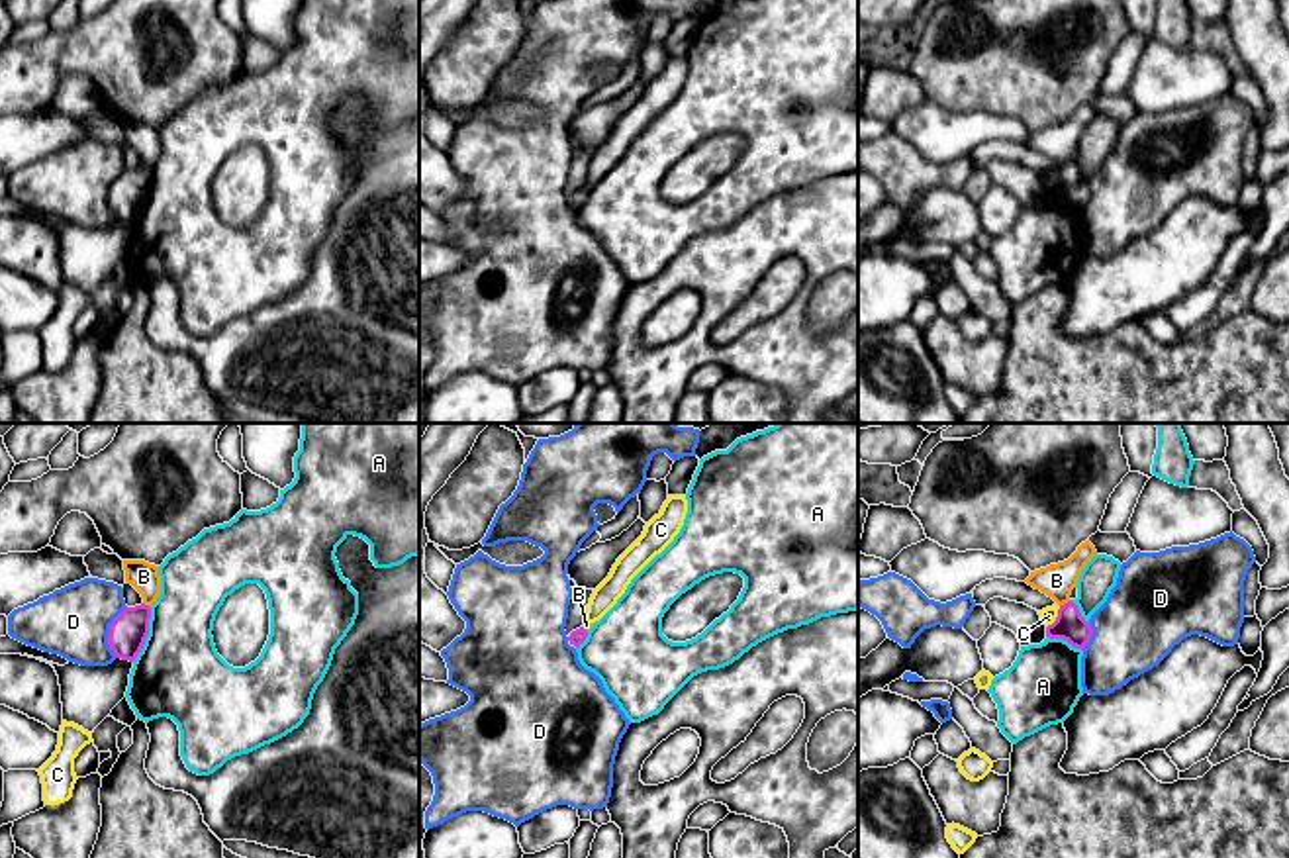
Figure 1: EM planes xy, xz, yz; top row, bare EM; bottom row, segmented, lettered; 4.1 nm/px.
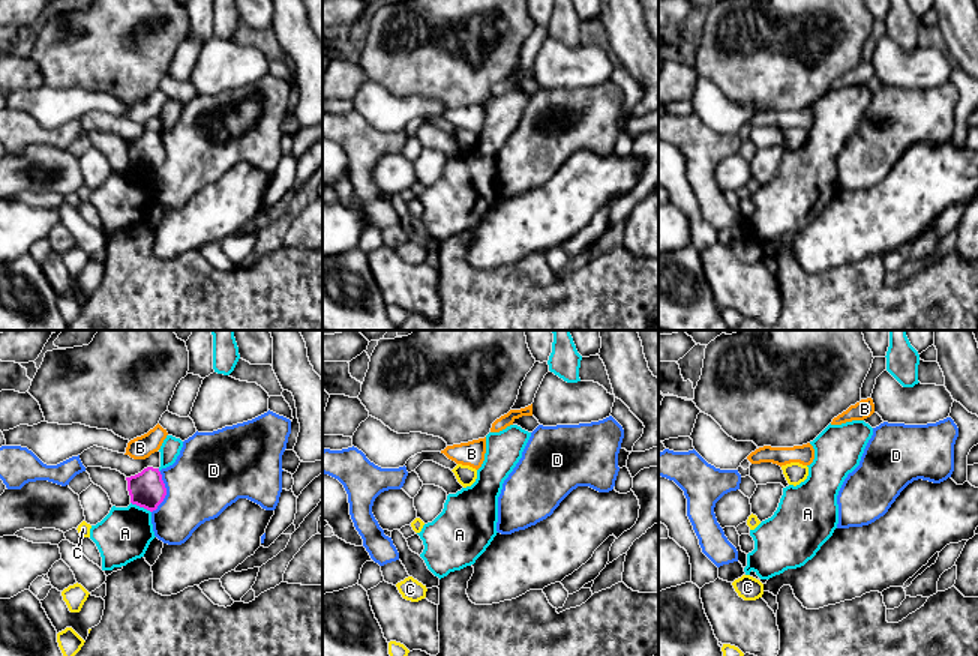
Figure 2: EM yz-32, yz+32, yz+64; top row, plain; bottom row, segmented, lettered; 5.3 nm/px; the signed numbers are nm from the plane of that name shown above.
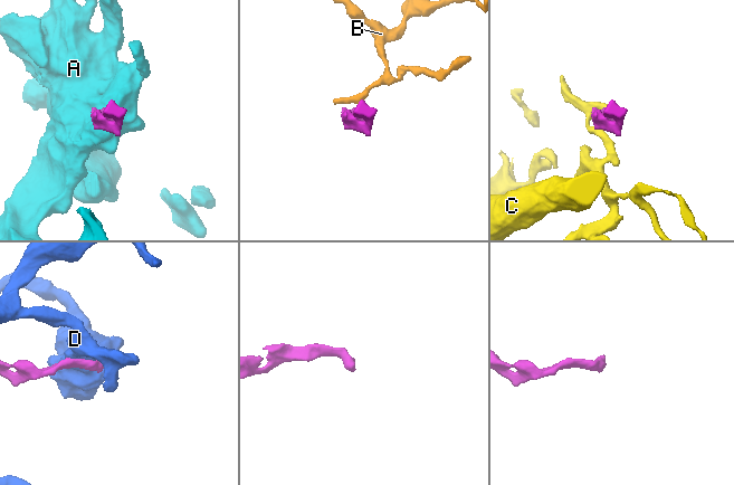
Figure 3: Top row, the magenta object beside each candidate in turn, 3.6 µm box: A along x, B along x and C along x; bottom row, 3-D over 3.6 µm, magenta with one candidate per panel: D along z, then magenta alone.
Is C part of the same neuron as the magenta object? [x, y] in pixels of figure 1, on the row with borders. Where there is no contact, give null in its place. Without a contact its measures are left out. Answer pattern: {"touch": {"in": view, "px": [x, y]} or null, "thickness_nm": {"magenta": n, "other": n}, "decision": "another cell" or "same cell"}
{"touch": {"in": "yz", "px": [1056, 618]}, "thickness_nm": {"magenta": 120, "other": 70}, "decision": "another cell"}

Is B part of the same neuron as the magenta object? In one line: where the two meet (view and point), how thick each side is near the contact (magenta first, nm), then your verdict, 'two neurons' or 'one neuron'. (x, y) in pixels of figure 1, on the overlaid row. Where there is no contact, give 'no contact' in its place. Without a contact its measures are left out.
yz (1064, 604) | 120/140 nm | two neurons

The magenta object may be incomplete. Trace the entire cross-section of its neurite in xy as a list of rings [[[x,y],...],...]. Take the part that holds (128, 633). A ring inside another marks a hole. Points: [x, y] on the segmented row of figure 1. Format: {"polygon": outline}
{"polygon": [[[127,607],[110,625],[108,644],[121,660],[135,662],[149,635],[151,607]]]}

